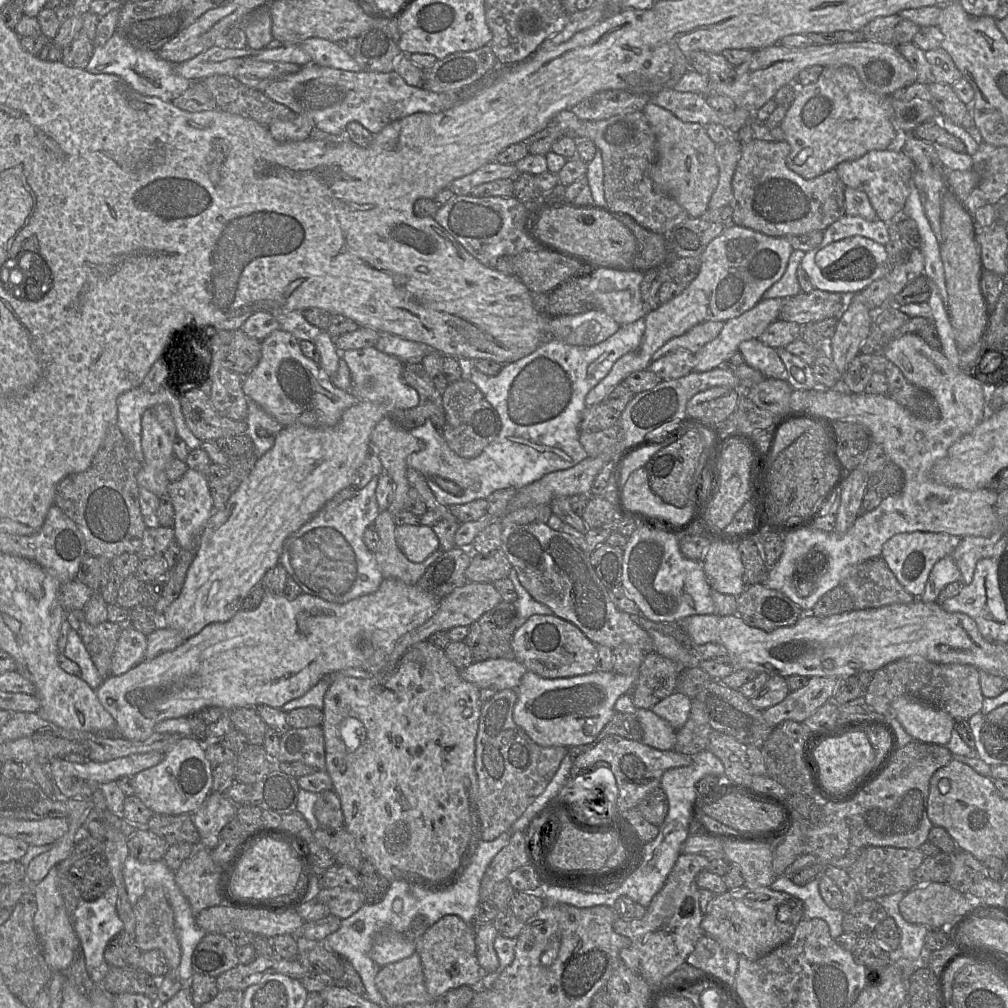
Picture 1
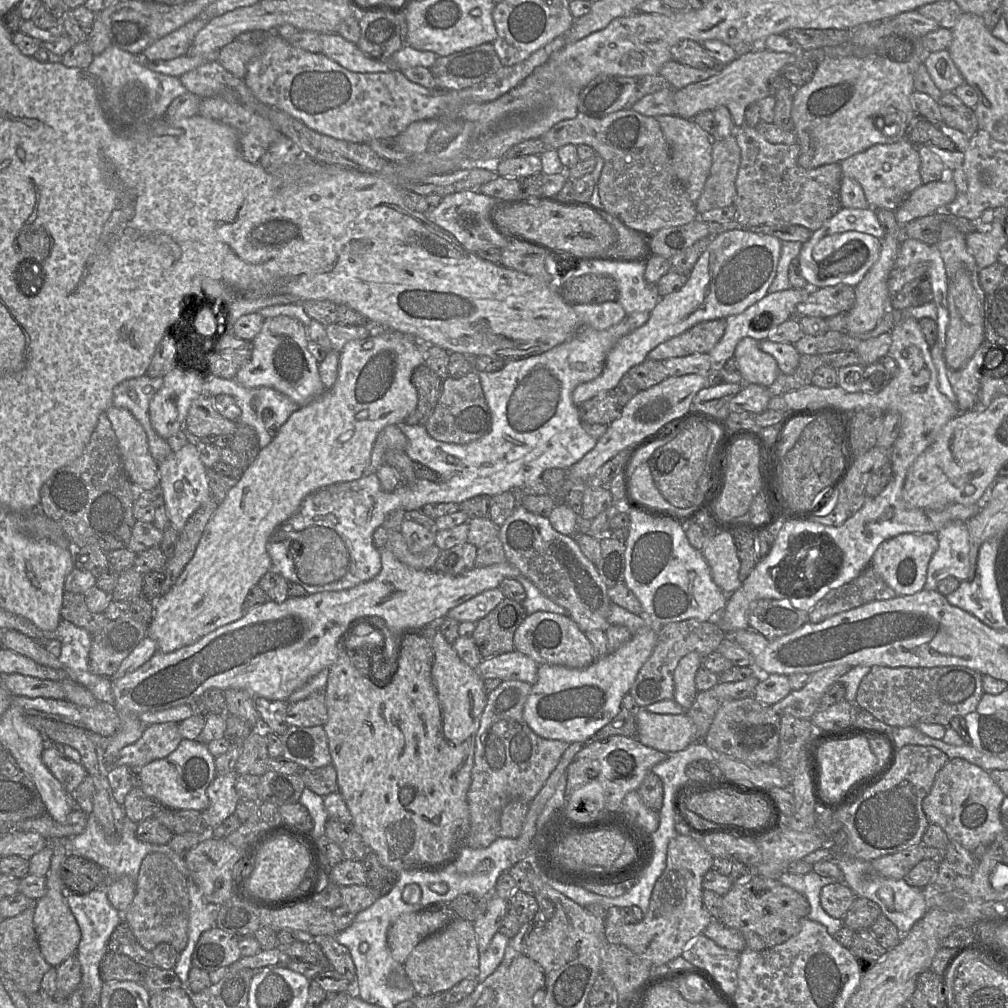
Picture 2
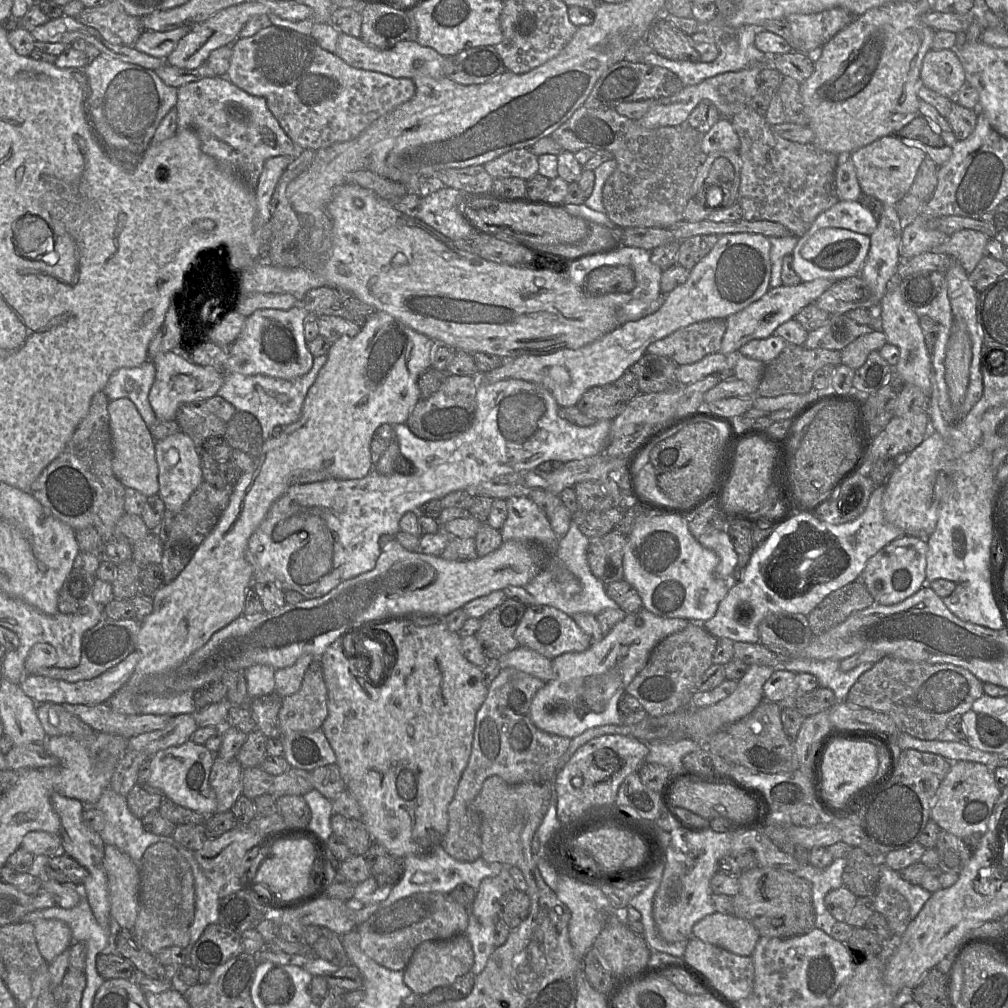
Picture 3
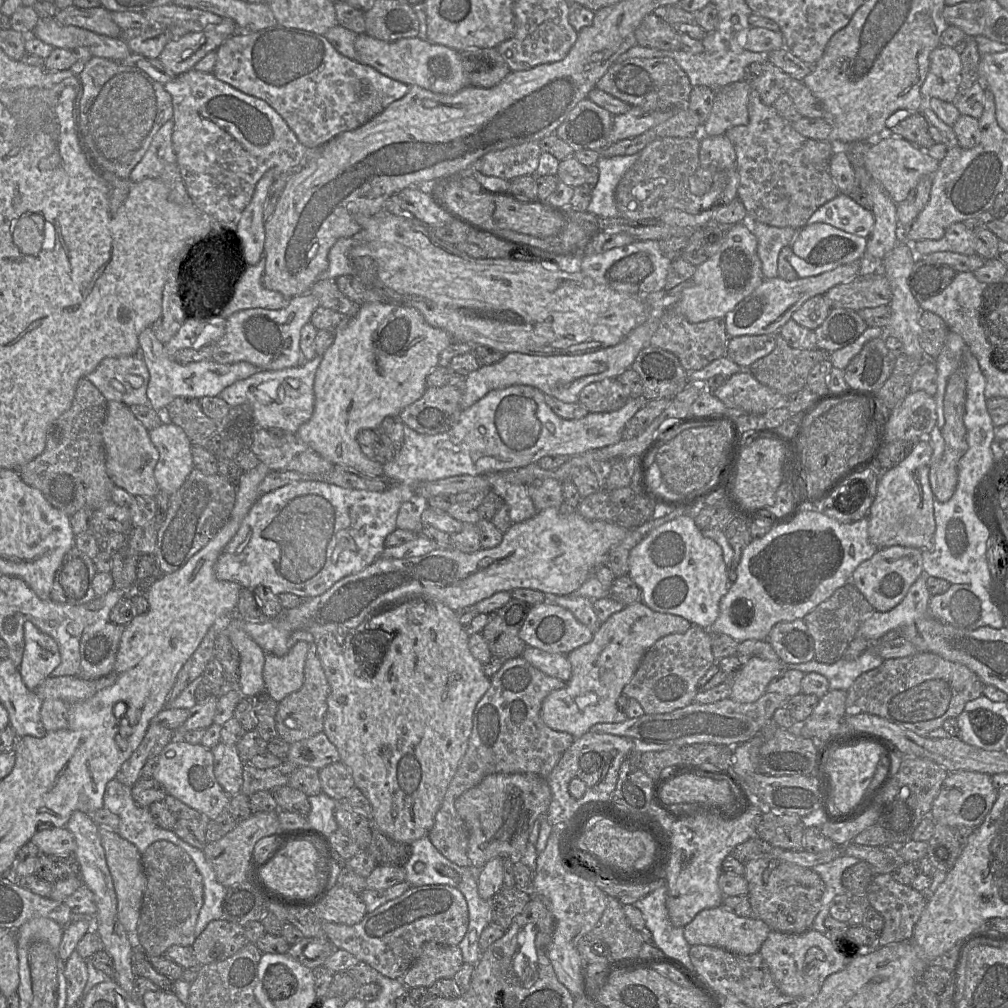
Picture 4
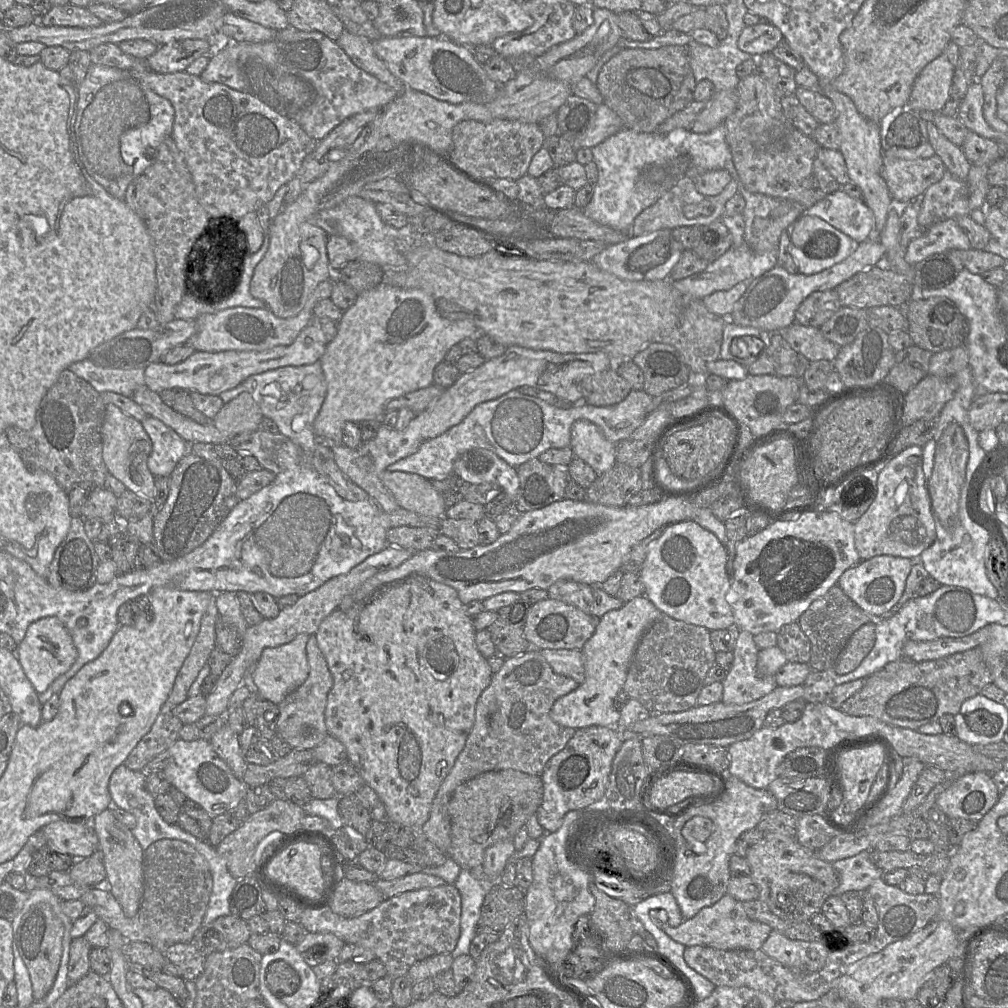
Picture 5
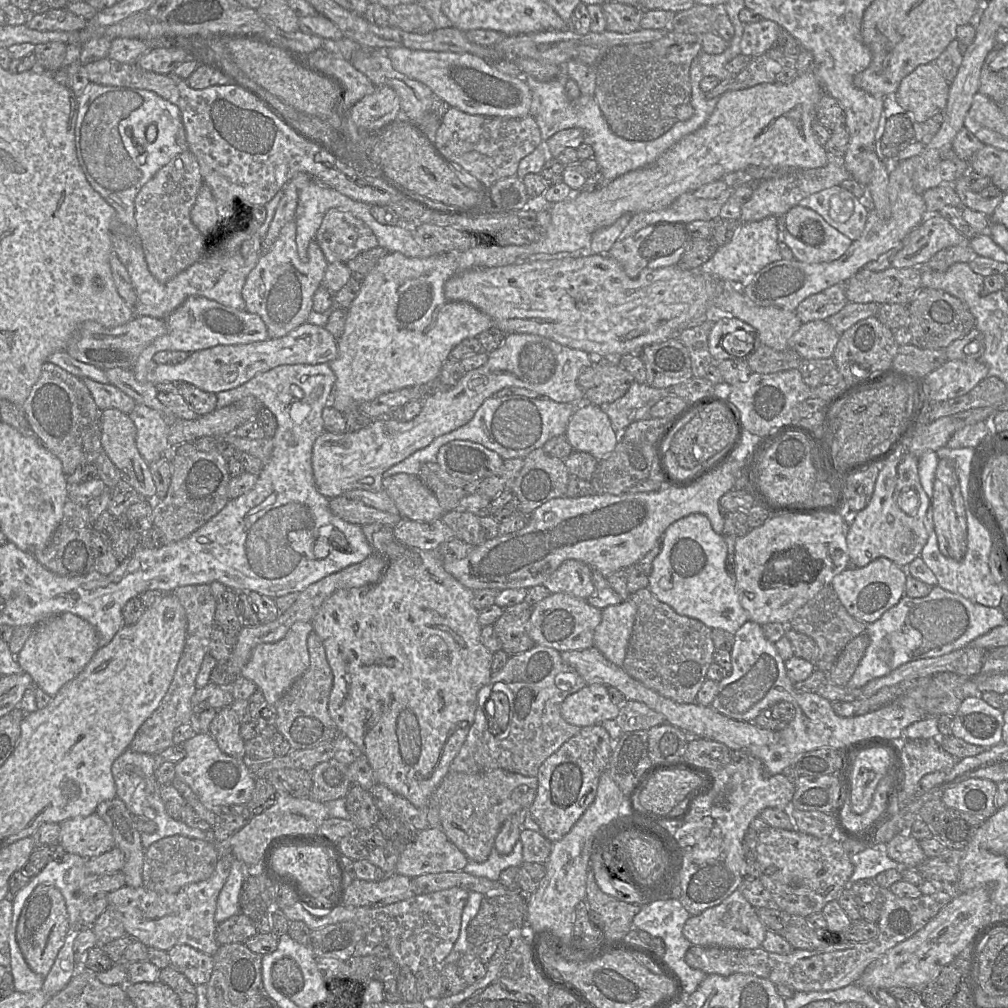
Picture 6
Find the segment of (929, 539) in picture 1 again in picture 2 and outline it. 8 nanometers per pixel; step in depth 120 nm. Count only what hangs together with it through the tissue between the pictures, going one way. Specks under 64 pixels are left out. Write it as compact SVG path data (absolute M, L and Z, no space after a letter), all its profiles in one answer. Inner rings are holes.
M902 533L879 545L870 566L897 596L912 595L924 589L928 565L937 549L936 533Z

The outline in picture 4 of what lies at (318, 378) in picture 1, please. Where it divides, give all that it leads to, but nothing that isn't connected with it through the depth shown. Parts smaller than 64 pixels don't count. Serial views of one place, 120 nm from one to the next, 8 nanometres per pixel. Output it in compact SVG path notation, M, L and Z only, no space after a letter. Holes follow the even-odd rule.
M310 292L292 297L285 307L278 310L251 308L233 313L227 318L224 335L213 344L212 360L220 364L249 362L261 370L281 370L301 365L304 361L300 350L302 327L310 321L312 313L319 307L318 299Z

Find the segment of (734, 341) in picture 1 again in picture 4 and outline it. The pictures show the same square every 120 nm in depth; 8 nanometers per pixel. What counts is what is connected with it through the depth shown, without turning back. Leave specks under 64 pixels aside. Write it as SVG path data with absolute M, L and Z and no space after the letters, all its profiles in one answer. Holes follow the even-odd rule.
M860 261L842 265L834 270L807 278L792 281L780 277L765 279L750 295L739 302L724 317L729 338L744 335L775 335L792 319L792 314L805 301L816 296L825 295L832 287L851 281L860 275Z

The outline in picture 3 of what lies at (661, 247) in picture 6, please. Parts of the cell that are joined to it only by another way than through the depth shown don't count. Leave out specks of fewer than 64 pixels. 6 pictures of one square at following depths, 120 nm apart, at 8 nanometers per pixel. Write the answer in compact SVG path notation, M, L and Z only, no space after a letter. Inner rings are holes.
M625 265L606 266L590 272L581 290L590 296L630 293L635 287L634 271Z

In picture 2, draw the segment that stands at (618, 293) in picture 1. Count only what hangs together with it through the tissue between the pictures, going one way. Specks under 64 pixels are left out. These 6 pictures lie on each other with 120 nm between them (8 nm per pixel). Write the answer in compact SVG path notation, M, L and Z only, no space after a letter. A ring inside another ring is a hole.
M585 259L577 269L565 274L563 283L585 274L606 275L613 278L617 284L619 296L618 302L624 308L626 314L636 312L651 312L660 300L657 285L648 283L644 277L646 261L619 261L615 259Z

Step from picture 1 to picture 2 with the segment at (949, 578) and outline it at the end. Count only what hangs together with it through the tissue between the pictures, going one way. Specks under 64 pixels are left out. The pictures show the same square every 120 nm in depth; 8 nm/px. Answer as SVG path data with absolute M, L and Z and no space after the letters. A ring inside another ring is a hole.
M951 522L937 533L938 549L927 569L925 589L937 590L938 582L953 576L965 581L970 575L969 534L966 522Z

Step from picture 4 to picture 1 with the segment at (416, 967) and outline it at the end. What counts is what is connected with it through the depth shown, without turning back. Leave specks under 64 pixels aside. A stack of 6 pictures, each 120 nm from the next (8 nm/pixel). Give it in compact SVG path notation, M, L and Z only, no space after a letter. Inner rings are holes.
M446 915L427 928L415 941L416 953L421 958L427 992L439 998L460 986L479 987L483 969L476 955L475 931L471 924L456 915Z

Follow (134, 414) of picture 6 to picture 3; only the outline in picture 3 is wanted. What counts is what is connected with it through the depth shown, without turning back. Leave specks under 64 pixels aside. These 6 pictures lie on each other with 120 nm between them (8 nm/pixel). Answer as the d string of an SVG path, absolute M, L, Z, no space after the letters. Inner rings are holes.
M178 431L162 440L155 441L155 456L158 465L158 494L162 498L166 510L177 514L204 481L200 449L187 434Z

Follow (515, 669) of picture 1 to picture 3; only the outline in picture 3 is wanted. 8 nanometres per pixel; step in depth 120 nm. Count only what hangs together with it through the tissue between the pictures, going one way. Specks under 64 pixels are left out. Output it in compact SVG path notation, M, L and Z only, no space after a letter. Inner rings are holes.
M519 646L498 661L501 669L515 668L544 682L555 679L552 660L527 647Z

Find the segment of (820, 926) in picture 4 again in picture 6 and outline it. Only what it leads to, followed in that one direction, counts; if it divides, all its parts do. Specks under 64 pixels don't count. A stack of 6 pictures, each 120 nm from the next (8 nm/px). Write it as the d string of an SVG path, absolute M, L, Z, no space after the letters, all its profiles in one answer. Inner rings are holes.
M870 846L857 853L852 853L851 862L854 871L848 885L862 879L874 879L879 873L886 870L902 871L902 866L889 858L883 846Z

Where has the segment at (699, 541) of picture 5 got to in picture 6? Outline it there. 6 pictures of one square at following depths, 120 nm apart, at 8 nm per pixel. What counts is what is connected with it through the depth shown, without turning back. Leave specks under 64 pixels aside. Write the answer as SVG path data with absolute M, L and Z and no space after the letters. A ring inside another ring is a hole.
M691 514L674 522L663 534L662 549L652 563L648 588L679 615L735 635L749 621L749 615L740 603L736 583L726 572L726 558L723 536L713 530L705 515Z

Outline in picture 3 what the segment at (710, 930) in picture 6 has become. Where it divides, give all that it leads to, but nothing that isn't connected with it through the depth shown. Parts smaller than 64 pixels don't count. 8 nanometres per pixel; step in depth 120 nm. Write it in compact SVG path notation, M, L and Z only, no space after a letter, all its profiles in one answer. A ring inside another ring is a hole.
M719 912L707 915L698 921L693 926L692 937L740 956L752 956L761 938L751 922L732 914Z

